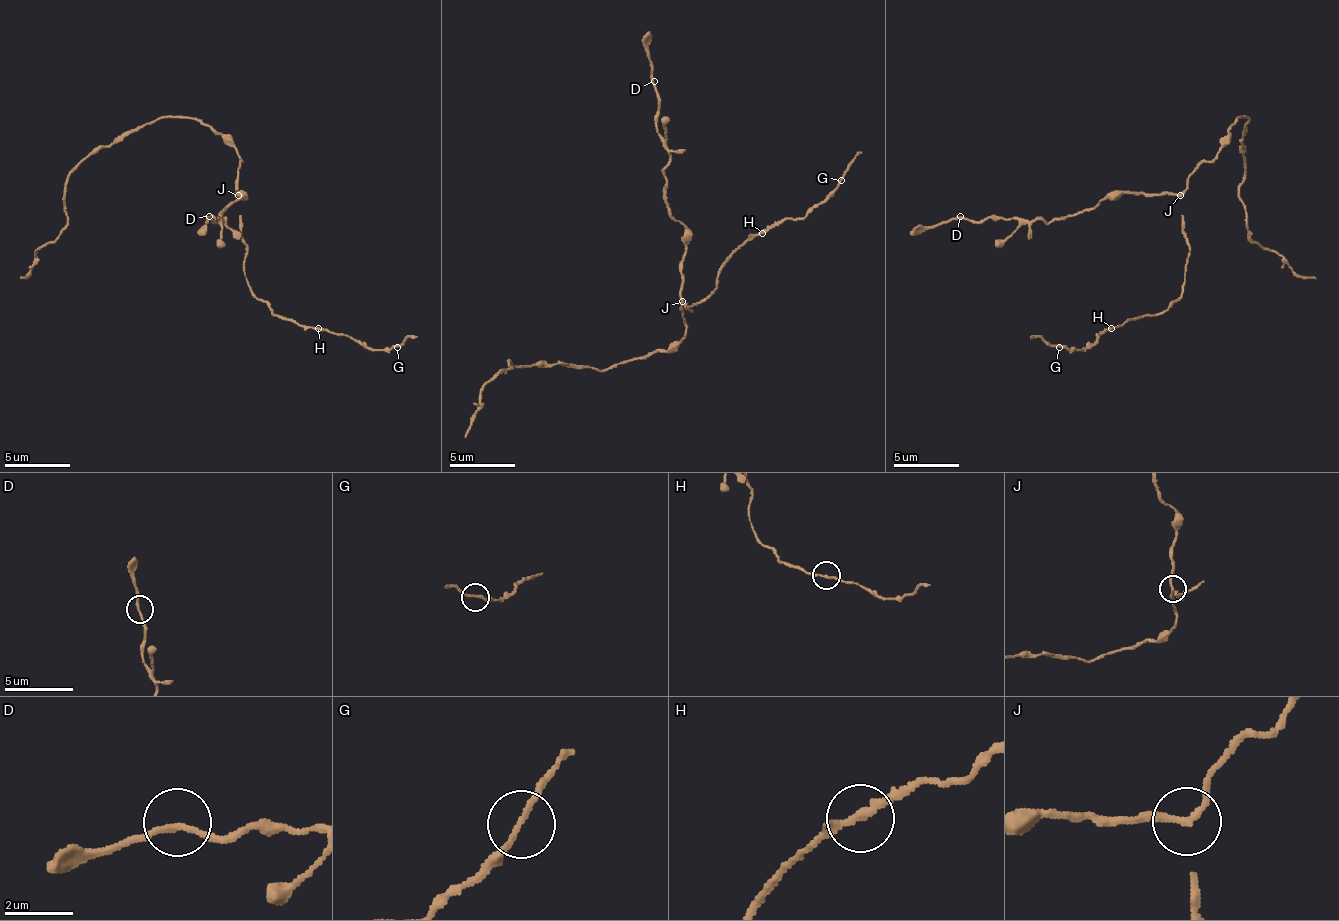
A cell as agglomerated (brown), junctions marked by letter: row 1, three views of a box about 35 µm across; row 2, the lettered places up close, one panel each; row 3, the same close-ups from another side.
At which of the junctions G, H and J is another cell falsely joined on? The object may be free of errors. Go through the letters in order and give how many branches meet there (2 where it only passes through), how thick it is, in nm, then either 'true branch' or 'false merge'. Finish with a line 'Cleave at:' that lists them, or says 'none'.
G: branches 2; calibre 160 nm; true branch
H: branches 2; calibre 190 nm; true branch
J: branches 3; calibre 160 nm; false merge
Cleave at: J

